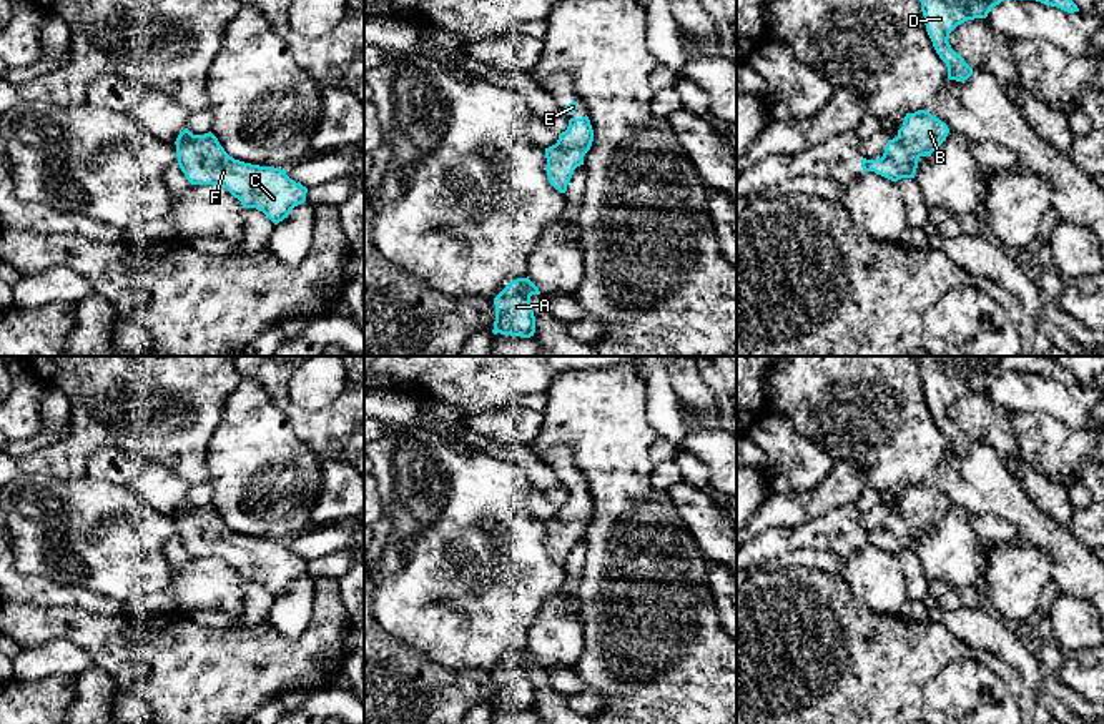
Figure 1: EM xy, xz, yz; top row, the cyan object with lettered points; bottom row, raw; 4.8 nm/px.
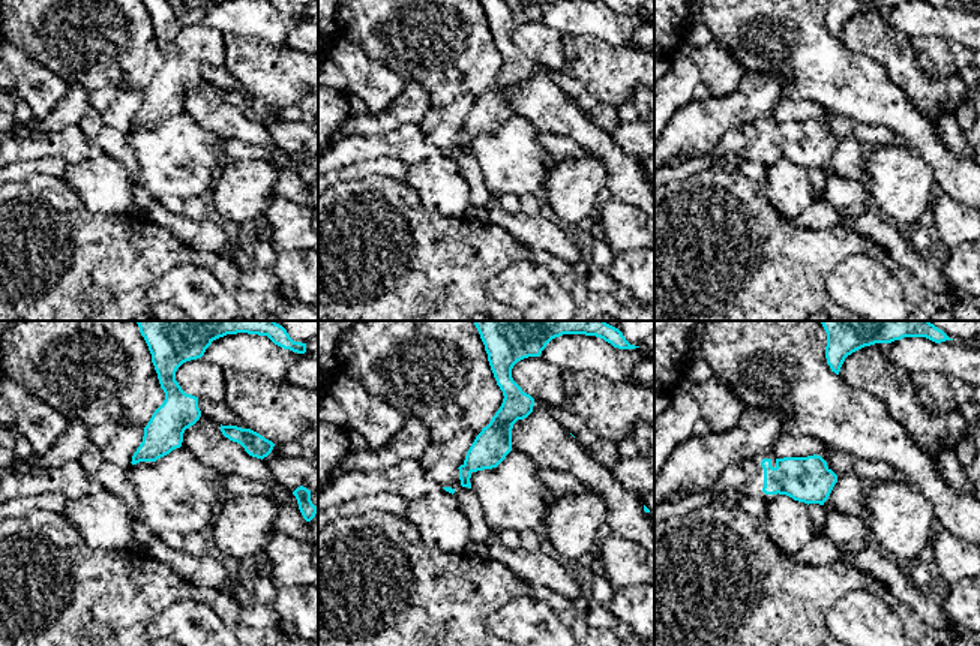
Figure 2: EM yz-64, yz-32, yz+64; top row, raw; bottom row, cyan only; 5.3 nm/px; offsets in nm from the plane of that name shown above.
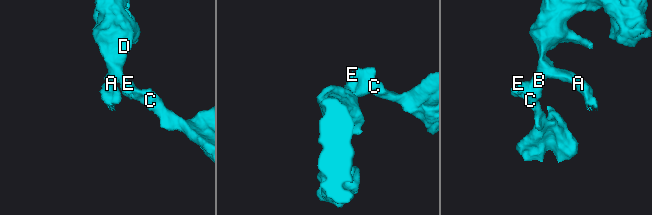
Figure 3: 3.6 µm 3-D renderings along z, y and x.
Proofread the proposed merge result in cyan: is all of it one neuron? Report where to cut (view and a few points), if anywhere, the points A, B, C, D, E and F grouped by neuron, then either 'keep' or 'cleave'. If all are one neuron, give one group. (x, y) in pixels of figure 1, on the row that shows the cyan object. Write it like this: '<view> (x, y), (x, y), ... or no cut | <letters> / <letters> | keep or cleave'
no cut | A B C D E F | keep

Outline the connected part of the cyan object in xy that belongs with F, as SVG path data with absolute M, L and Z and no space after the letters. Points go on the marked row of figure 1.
M185 128L176 141L181 171L191 185L226 188L244 208L263 211L274 225L306 201L308 188L286 175L286 170L234 160L209 131L193 135Z

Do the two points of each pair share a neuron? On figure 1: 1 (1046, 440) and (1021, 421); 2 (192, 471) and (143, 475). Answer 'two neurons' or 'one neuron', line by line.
1: one neuron
2: two neurons

